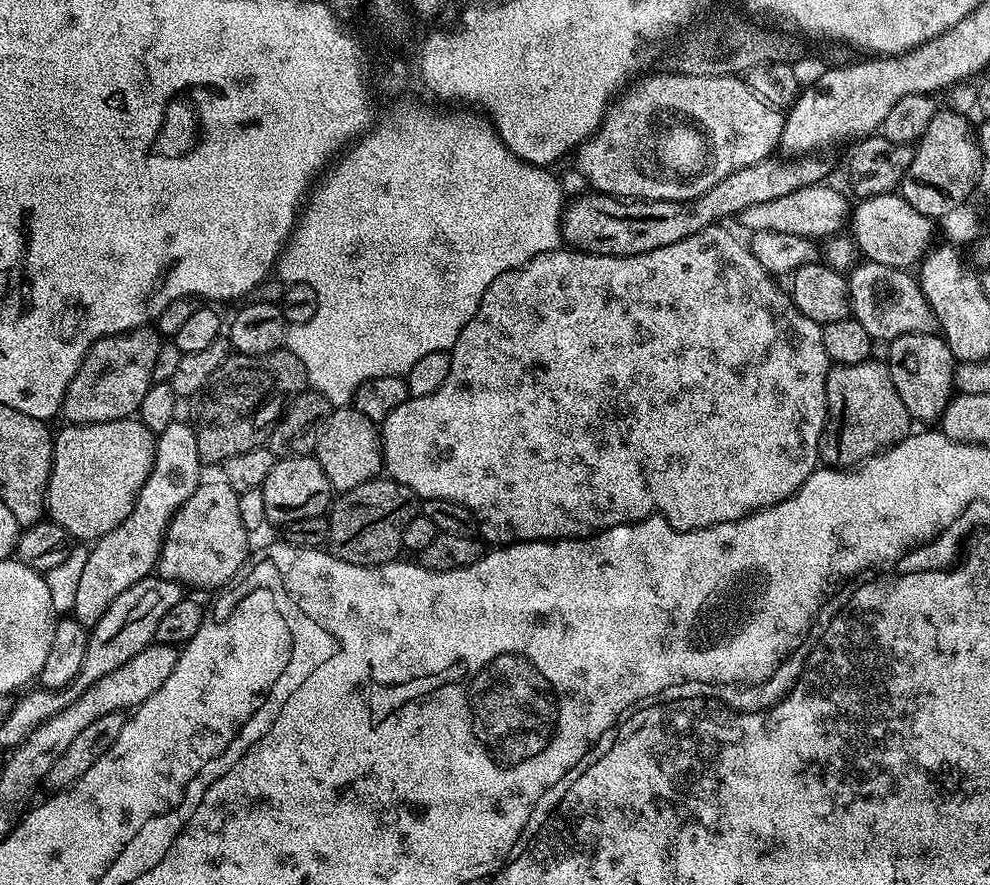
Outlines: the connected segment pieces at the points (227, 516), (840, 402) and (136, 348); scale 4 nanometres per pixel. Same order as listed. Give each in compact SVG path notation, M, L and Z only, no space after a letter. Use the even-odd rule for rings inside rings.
M223 478L205 479L201 482L194 490L194 494L190 494L190 498L186 498L184 505L175 512L171 522L168 523L168 529L164 535L164 545L160 551L159 575L166 580L173 580L174 583L181 586L189 584L192 588L220 590L231 585L250 555L250 547L248 548L250 530L242 522L242 513L238 511L239 501L240 493L234 491Z
M878 360L829 367L826 382L828 417L820 435L821 465L851 470L887 448L893 448L910 434L914 421L906 406L902 406L898 390L894 390L887 363L880 361L879 364Z
M152 326L131 328L128 332L119 332L116 336L104 336L100 340L95 340L91 350L84 355L74 378L68 383L62 405L62 416L65 416L65 421L73 424L101 424L135 417L140 411L142 398L146 398L146 390L153 385L152 371L161 343L159 331Z

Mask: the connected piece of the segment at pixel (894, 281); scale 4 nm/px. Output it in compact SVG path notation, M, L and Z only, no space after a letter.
M861 262L848 276L848 289L852 302L852 316L858 322L862 322L866 334L870 334L873 341L891 342L894 338L911 332L937 331L936 315L926 302L919 279L911 271Z

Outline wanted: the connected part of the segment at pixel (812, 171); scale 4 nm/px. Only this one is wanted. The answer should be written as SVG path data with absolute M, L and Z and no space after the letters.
M780 154L767 156L762 162L754 162L754 166L742 166L742 170L734 170L734 174L726 174L722 182L710 186L710 190L695 196L693 200L638 200L606 196L603 192L592 190L567 201L560 217L560 234L563 243L569 249L592 252L596 256L633 256L658 250L658 246L670 246L670 242L682 242L682 238L690 238L690 234L698 234L698 230L708 228L711 224L720 224L727 216L735 217L746 206L773 201L774 198L794 194L794 190L825 183L829 179L827 176L832 172L832 164L826 157L818 155L822 154L800 154L795 158L785 158Z

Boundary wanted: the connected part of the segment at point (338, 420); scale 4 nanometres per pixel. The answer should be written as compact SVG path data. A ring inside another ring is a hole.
M354 406L337 407L328 417L320 431L314 453L330 482L333 493L343 494L370 482L381 475L384 468L384 445L377 421L366 418Z

